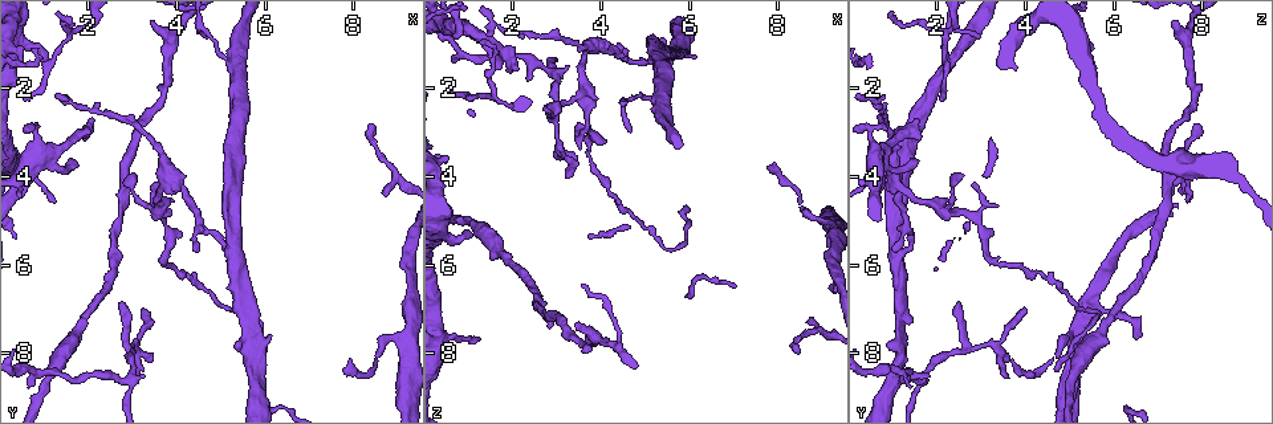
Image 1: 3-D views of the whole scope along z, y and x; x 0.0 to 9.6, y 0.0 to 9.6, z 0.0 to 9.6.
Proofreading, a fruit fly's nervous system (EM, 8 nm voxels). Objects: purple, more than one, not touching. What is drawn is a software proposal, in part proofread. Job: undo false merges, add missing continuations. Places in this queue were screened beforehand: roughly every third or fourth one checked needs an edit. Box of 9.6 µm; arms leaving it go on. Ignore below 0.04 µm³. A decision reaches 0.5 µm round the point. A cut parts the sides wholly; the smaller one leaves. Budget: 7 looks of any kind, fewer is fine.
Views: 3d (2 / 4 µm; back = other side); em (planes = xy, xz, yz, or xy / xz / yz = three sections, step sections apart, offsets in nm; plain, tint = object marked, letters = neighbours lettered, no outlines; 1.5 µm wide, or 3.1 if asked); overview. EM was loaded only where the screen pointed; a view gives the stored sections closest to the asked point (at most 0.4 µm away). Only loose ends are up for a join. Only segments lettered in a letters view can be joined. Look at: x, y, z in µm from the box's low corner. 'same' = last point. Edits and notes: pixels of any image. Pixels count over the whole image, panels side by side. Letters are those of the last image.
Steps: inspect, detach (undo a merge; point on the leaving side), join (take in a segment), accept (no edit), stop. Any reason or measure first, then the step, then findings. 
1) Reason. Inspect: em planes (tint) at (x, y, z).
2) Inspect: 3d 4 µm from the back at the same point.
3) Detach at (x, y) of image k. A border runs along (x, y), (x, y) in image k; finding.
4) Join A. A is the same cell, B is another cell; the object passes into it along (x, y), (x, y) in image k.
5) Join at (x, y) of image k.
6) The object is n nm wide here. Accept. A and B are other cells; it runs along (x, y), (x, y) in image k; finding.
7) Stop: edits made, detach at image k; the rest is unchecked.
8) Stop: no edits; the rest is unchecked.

Free end. Inspect: 3d 2 µm at (2.45, 8.45, 1.80).

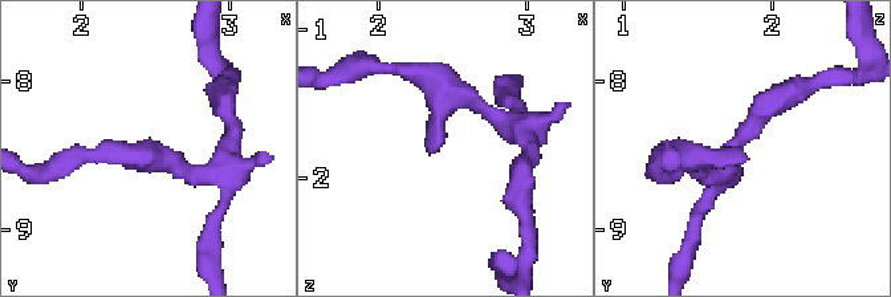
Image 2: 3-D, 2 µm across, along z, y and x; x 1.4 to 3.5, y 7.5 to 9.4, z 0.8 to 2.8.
Inspect: em planes (tint) at (2.42, 8.48, 1.80).

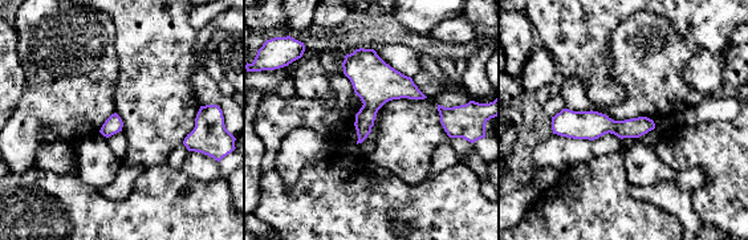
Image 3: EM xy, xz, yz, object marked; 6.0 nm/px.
Inspect: em planes (letters) at the same point.

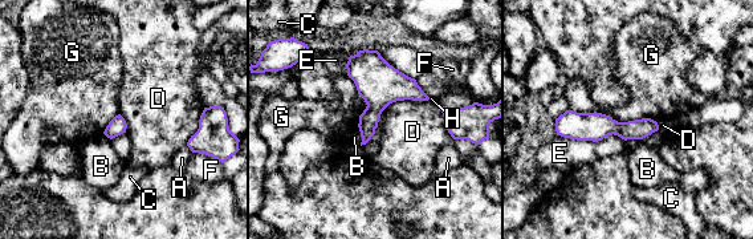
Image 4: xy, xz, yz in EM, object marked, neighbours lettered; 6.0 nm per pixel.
The longest contact is with G, 550 nm. Accept. A, B, C, D, E, F, G and H are other cells; it runs along (572, 121), (583, 126), (654, 128) in image 4; no lettered segment goes on from it.

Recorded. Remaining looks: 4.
Inspect: em yz step 4 (tint) at (0.70, 8.80, 1.40).

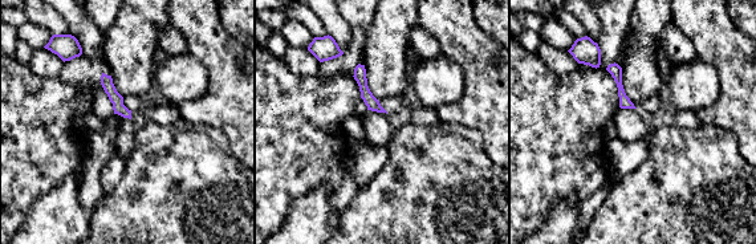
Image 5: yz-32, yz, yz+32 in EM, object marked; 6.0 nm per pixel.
Another direction. Inspect: em planes (tint) at the same point.

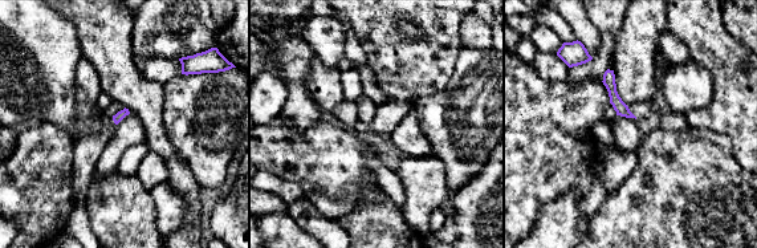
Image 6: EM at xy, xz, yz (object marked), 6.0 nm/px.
What lies round it. Inspect: em planes (letters) at the same point.

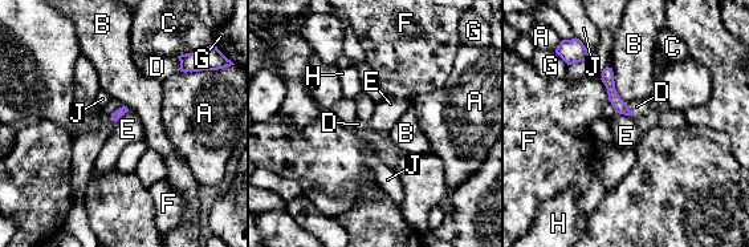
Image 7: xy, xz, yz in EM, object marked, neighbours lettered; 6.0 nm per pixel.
Accept. A, B, C, D, E, F, G, H and J are other cells; it runs along (607, 71), (613, 96), (625, 110) in image 7; no lettered segment goes on from it.

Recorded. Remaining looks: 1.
Stop: no edits; the rest is unchecked.

